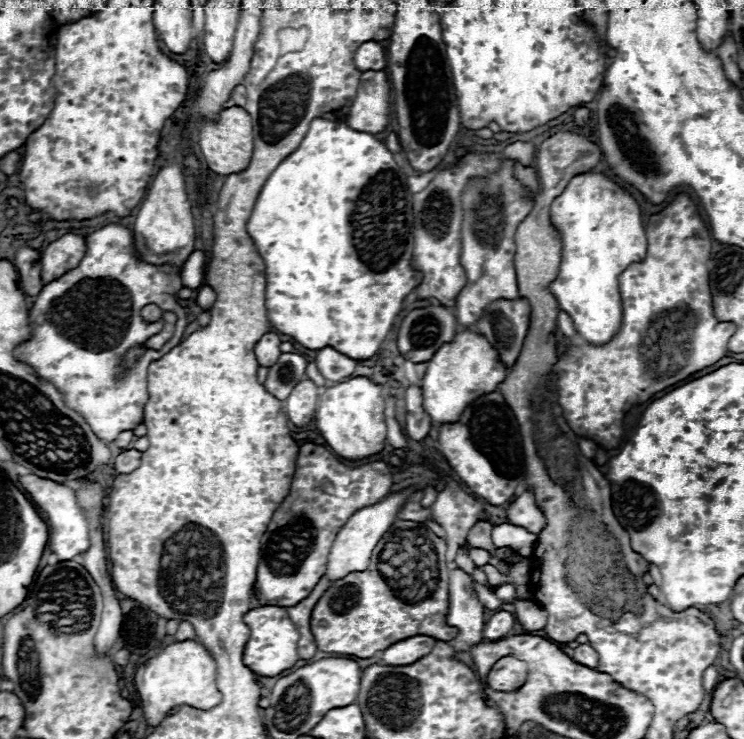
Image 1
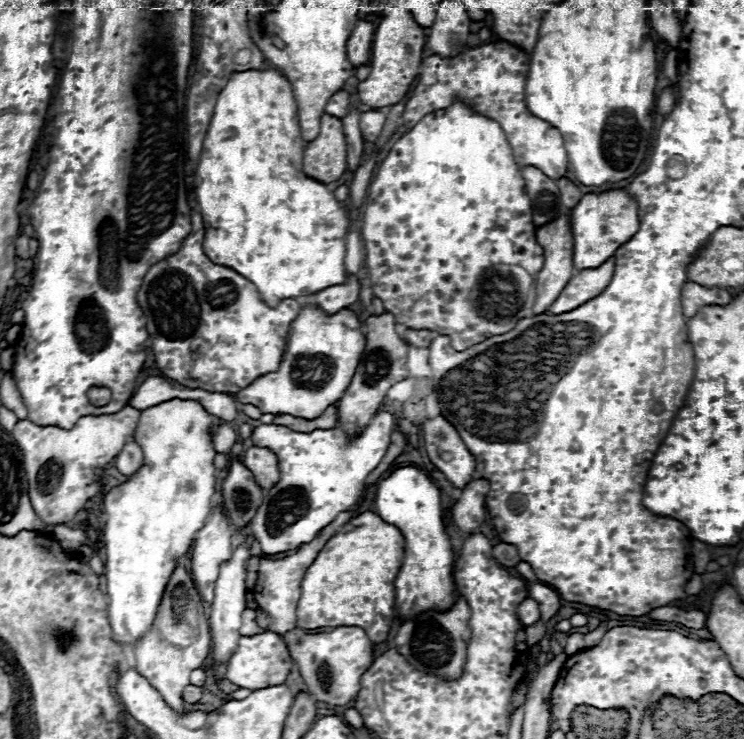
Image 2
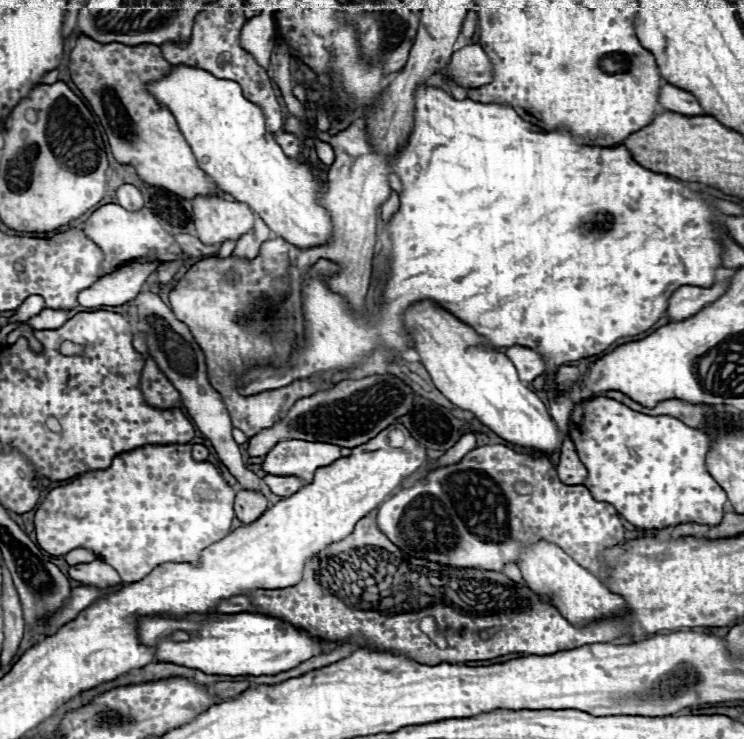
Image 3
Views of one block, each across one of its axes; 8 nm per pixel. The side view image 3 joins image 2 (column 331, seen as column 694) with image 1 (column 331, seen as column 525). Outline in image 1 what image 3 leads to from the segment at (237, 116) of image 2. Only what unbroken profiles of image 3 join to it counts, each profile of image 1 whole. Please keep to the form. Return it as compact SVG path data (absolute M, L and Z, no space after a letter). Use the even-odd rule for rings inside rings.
M314 118L300 146L268 176L246 222L246 230L266 266L270 324L310 350L332 346L354 360L372 358L400 314L404 298L422 280L422 274L410 266L414 248L410 198L406 174L374 134L356 132L344 122Z

